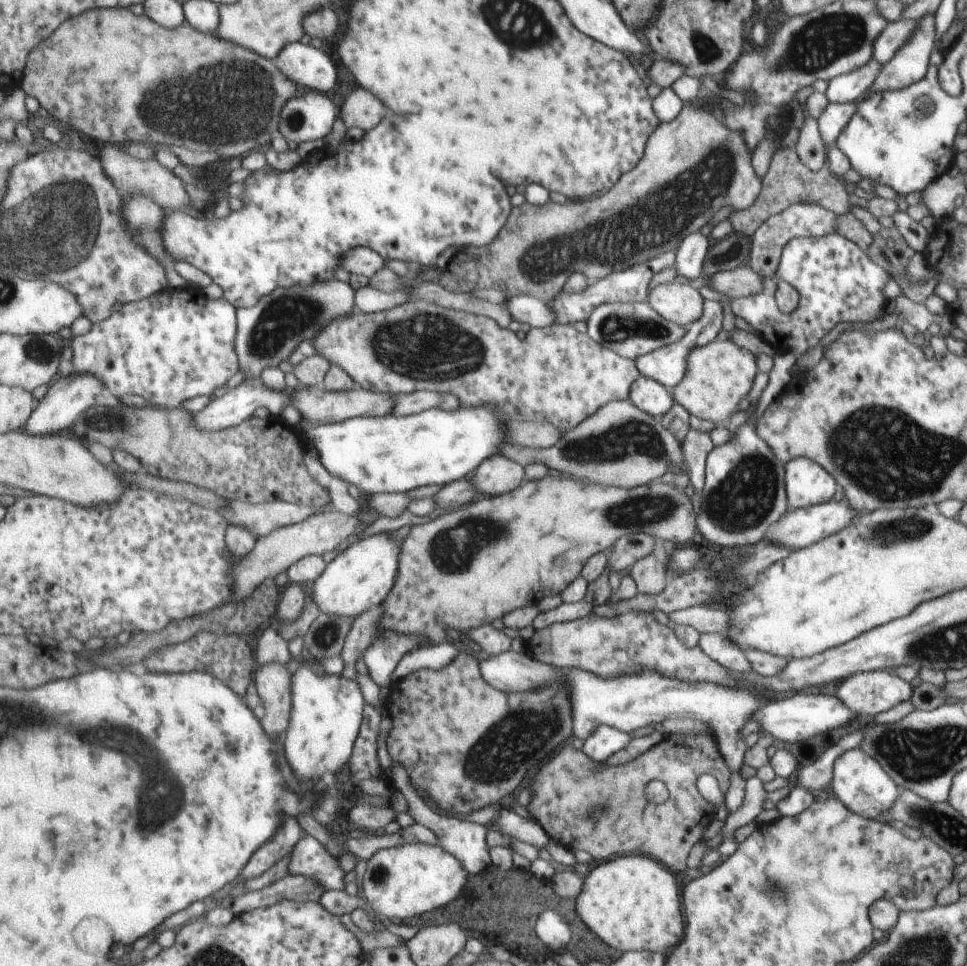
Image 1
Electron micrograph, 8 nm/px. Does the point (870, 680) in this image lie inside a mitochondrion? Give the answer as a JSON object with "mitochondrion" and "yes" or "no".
{"mitochondrion":"no"}

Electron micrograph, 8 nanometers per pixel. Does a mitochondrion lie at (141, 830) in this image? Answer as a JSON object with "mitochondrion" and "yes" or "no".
{"mitochondrion":"yes"}

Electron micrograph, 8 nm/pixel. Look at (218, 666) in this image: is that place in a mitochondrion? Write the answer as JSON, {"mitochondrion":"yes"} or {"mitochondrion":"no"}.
{"mitochondrion":"yes"}

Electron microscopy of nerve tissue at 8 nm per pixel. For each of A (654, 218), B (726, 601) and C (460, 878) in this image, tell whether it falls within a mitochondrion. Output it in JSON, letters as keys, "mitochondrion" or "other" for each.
{"A":"mitochondrion","B":"other","C":"other"}

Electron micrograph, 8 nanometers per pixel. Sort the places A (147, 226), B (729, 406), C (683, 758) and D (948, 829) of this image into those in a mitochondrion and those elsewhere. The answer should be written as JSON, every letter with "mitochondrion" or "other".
{"A":"mitochondrion","B":"other","C":"other","D":"mitochondrion"}

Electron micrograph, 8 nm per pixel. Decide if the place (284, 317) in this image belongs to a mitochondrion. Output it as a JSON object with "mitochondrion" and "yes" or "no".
{"mitochondrion":"yes"}

